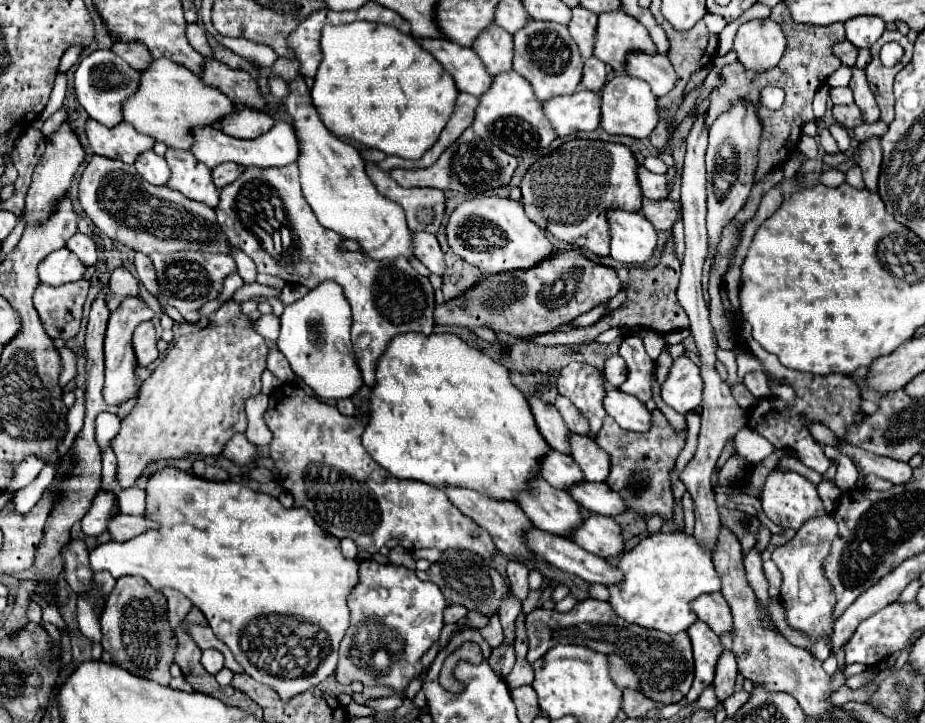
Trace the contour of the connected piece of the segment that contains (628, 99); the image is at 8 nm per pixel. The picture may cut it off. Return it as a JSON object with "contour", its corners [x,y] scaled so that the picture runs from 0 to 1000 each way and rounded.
{"contour":[[[666,105],[651,122],[651,169],[657,185],[675,185],[683,191],[701,191],[711,172],[709,133],[696,111],[683,105]]]}

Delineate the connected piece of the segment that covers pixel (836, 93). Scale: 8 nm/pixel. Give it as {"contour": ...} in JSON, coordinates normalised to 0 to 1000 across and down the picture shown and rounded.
{"contour":[[[915,119],[915,122],[899,122],[897,124],[897,136],[902,144],[921,144],[923,136],[921,136],[921,124]]]}

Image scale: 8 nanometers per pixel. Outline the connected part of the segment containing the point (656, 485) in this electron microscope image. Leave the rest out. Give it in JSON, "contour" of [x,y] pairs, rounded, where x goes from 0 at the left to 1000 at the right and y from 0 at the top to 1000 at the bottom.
{"contour":[[[714,567],[705,570],[705,592],[696,600],[685,600],[681,595],[670,592],[659,575],[655,575],[651,595],[644,606],[646,617],[659,628],[662,650],[657,658],[659,675],[664,675],[679,697],[681,708],[690,708],[694,714],[714,711],[718,719],[726,716],[726,697],[729,686],[724,678],[724,647],[742,614],[742,600],[731,600],[718,573]]]}

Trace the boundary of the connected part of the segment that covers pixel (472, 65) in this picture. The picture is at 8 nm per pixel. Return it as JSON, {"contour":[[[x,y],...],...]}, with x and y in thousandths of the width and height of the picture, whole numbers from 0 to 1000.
{"contour":[[[454,53],[456,66],[461,66],[480,94],[491,105],[497,127],[521,133],[532,116],[532,105],[510,66],[499,66],[482,53]]]}

